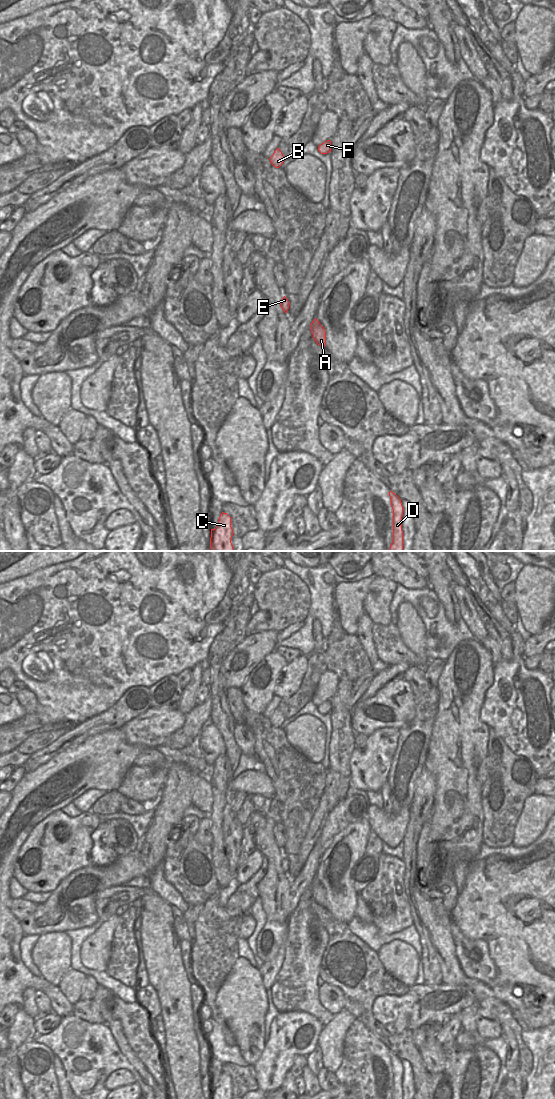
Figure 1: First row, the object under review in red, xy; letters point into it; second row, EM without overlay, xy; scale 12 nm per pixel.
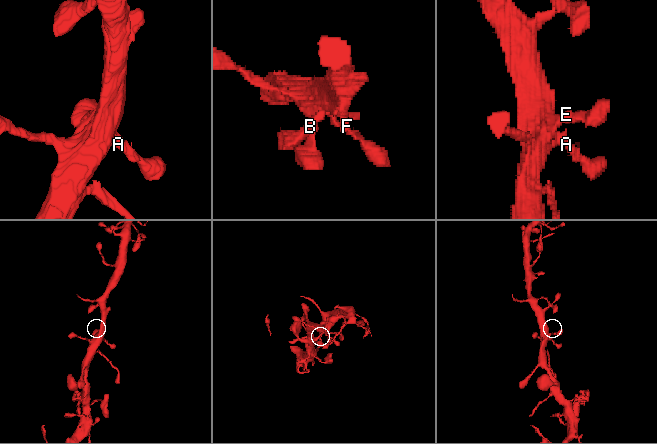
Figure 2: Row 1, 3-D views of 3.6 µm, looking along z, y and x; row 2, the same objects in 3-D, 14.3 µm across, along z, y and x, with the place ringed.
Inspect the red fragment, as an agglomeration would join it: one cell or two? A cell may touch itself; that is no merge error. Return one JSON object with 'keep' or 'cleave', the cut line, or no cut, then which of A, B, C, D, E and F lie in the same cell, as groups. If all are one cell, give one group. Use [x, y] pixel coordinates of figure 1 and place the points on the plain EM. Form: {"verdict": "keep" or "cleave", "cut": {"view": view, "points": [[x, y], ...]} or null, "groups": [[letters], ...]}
{"verdict": "keep", "cut": null, "groups": [["A", "B", "C", "D", "E", "F"]]}

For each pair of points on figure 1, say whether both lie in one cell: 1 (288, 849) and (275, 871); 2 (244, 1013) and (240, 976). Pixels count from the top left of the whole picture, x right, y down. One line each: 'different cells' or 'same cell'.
1: different cells
2: same cell

